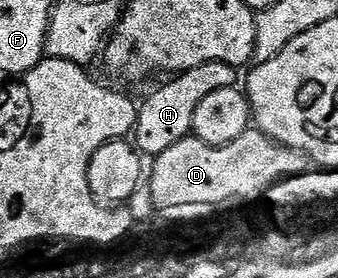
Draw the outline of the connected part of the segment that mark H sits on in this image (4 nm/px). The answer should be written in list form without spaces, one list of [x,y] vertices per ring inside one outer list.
[[[212,61],[199,67],[191,67],[186,73],[178,73],[168,78],[166,85],[161,85],[149,98],[140,102],[137,111],[137,128],[135,130],[135,145],[146,158],[155,159],[167,147],[175,147],[184,137],[193,132],[195,110],[199,103],[211,95],[211,91],[223,91],[234,88],[238,84],[238,66]]]

